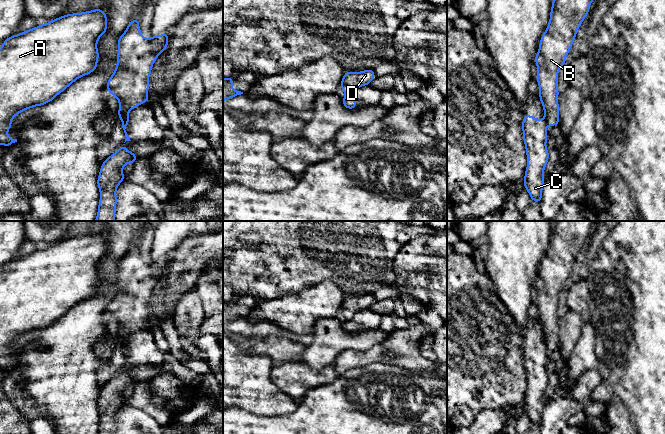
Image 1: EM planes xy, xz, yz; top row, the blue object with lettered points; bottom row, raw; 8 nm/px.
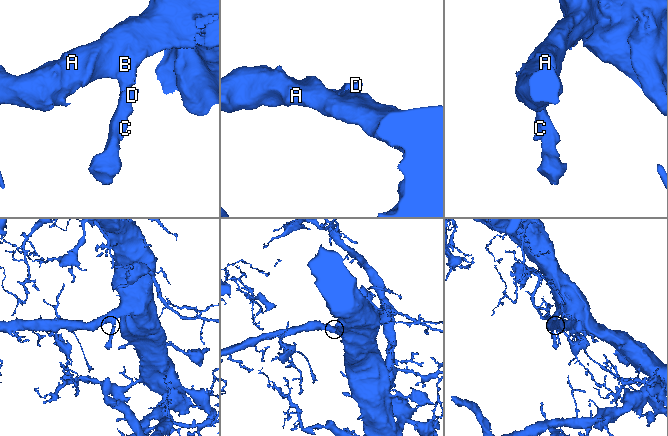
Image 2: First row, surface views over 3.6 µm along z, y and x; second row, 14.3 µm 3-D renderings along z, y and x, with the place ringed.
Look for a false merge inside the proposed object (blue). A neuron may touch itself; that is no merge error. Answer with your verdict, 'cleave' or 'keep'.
cleave

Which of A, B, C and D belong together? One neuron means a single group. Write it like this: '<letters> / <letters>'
A B / C D

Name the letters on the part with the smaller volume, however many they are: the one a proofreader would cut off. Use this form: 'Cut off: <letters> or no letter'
Cut off: C, D

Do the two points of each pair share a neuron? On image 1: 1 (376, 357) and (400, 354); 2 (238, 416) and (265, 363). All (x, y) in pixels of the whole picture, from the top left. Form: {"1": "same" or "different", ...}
{"1": "different", "2": "different"}

